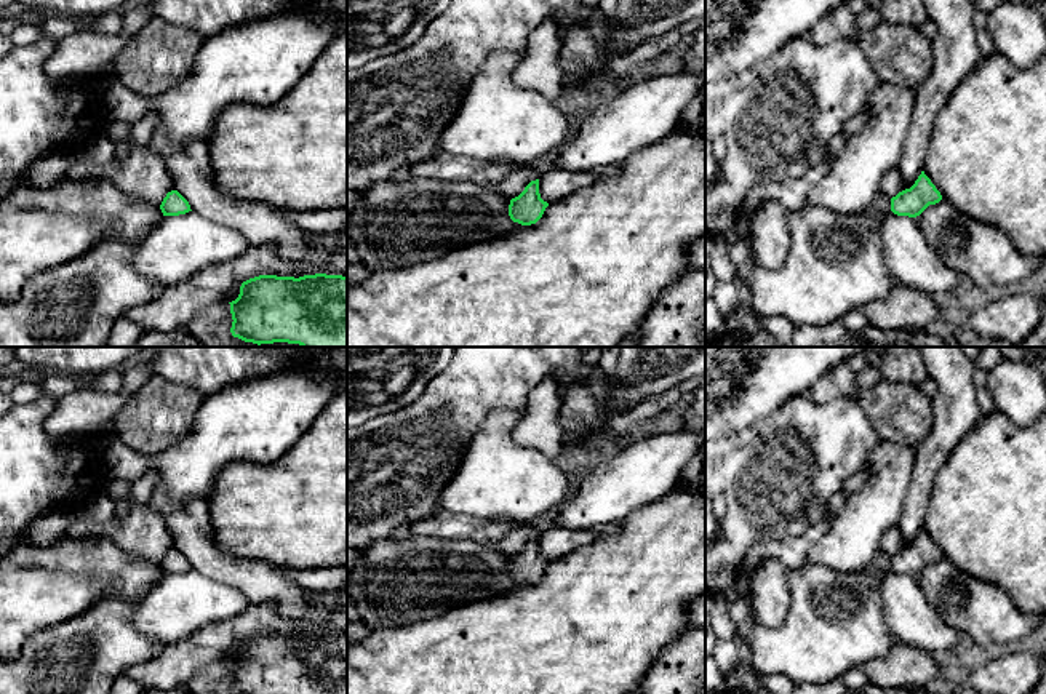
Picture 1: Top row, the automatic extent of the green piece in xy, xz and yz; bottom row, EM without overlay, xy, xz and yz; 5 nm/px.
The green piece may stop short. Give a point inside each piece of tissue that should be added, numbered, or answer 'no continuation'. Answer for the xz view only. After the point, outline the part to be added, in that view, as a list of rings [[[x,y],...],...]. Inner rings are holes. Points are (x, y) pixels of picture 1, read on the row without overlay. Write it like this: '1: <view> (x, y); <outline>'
no continuation

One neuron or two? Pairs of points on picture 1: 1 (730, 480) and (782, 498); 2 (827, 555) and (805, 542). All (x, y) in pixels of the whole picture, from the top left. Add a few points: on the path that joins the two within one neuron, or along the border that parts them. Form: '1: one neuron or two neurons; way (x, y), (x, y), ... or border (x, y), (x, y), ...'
1: one neuron; way (742, 486), (770, 486)
2: two neurons; border (835, 517), (829, 530), (810, 549), (803, 563)

